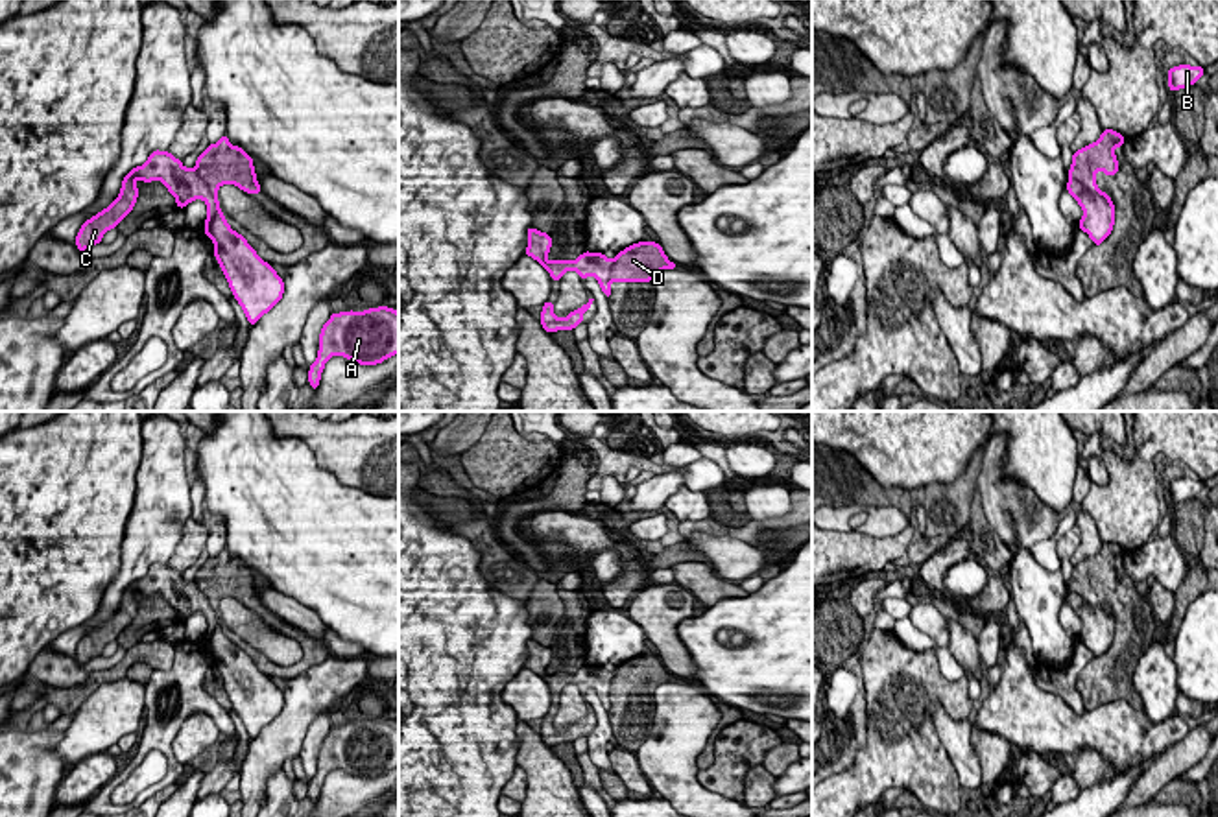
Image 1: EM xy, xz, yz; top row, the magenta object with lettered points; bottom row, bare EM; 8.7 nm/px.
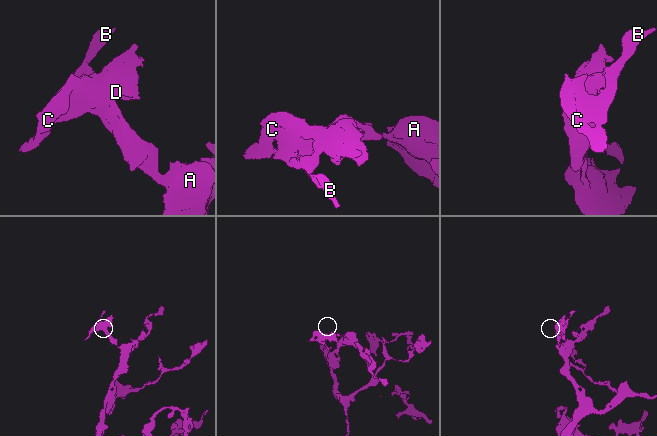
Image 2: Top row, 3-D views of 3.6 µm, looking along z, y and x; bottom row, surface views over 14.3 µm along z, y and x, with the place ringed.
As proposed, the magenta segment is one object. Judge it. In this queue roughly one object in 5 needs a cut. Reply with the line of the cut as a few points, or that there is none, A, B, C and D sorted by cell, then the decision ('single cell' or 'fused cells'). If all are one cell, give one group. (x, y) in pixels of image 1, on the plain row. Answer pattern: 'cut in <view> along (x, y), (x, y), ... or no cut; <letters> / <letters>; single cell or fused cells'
cut in xy along (194, 581), (214, 609); A B C / D; fused cells

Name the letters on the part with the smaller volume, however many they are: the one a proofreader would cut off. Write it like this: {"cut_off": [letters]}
{"cut_off": ["D"]}

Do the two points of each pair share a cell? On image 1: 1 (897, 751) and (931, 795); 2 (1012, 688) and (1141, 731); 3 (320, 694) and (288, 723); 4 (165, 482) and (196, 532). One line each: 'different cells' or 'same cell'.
1: same cell
2: same cell
3: same cell
4: different cells

